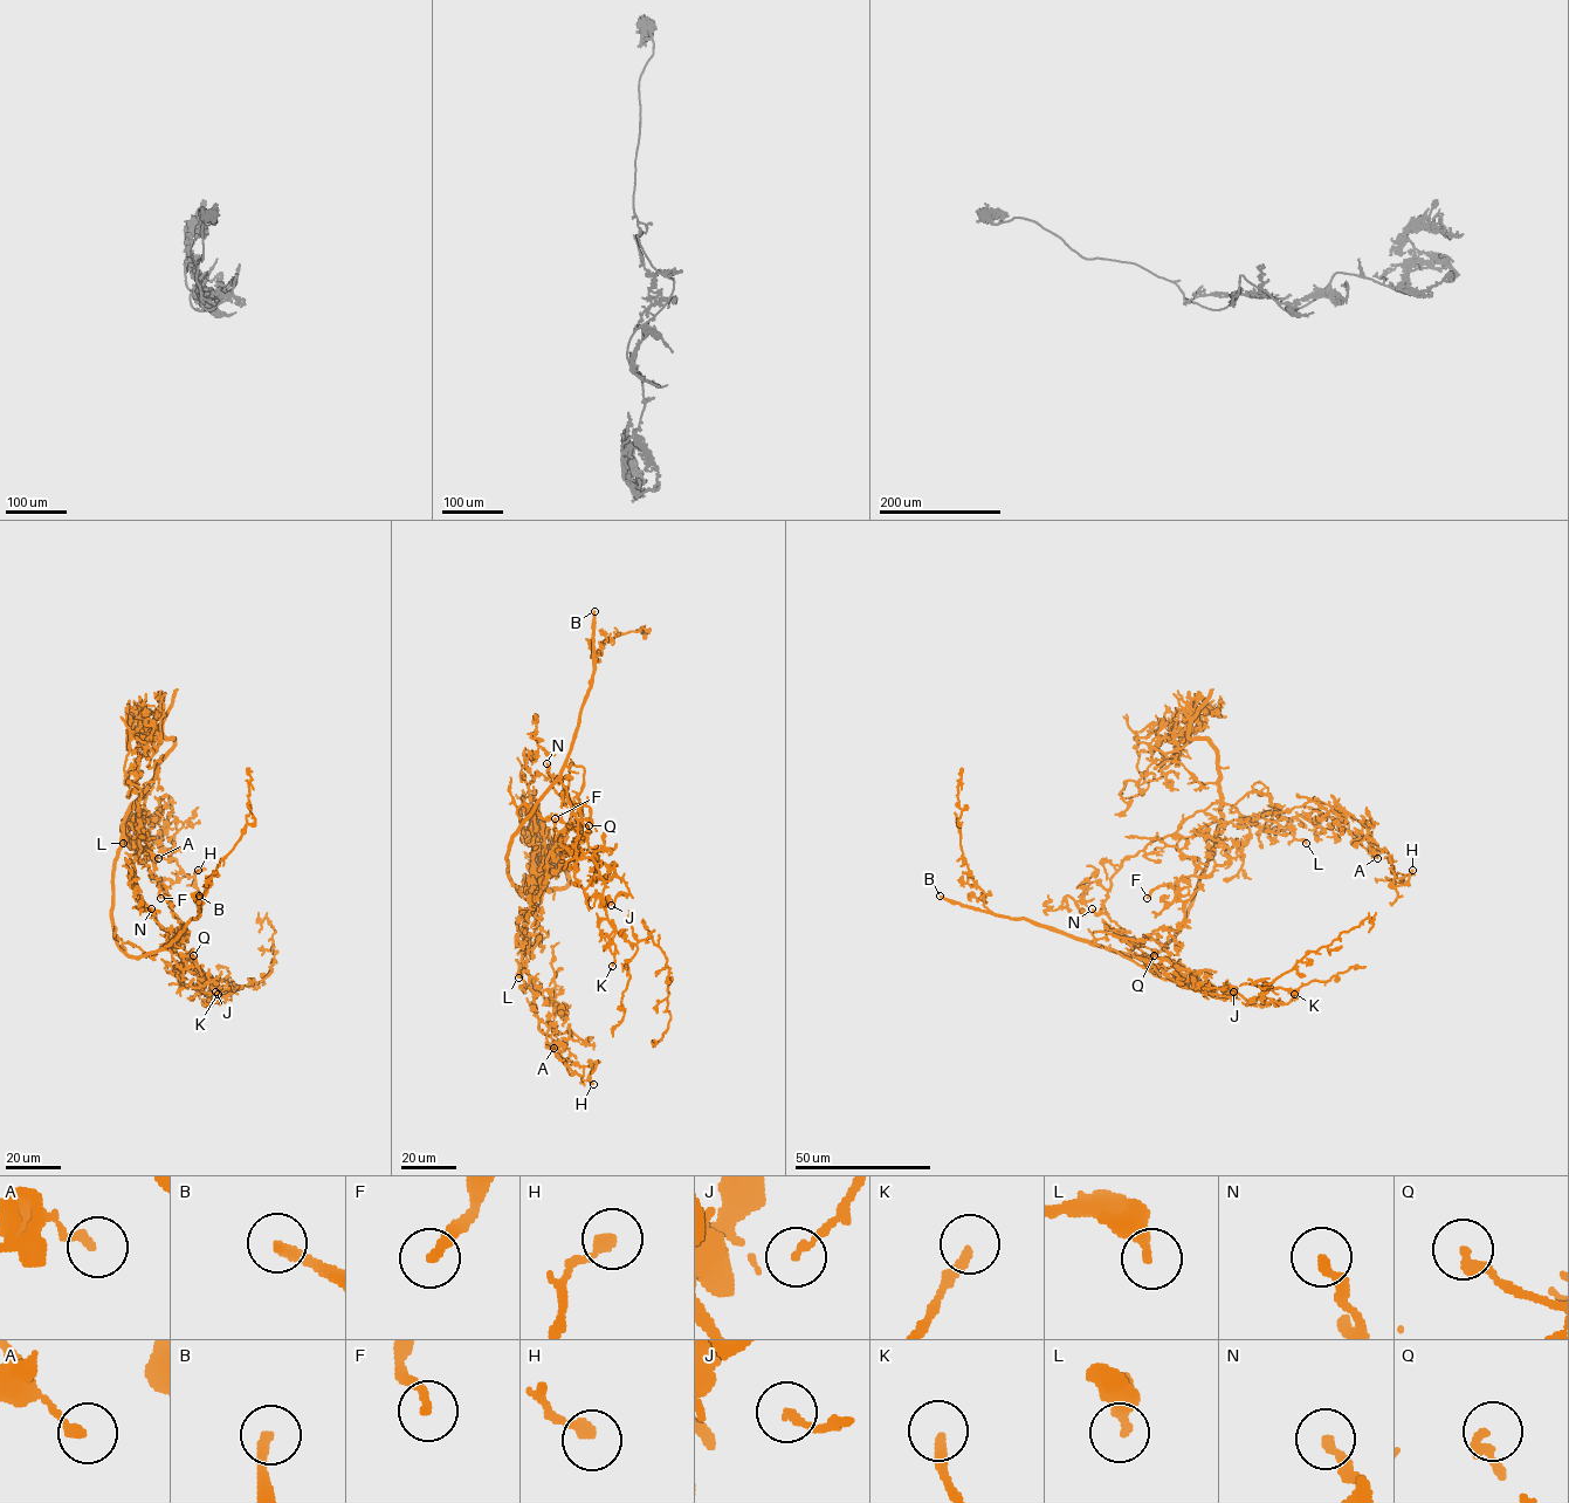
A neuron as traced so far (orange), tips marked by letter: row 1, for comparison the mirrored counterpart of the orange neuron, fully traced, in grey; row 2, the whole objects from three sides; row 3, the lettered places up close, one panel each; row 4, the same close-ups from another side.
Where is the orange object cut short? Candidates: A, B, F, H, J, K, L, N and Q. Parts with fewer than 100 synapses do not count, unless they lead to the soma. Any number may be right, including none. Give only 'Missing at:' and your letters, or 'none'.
Missing at: B

